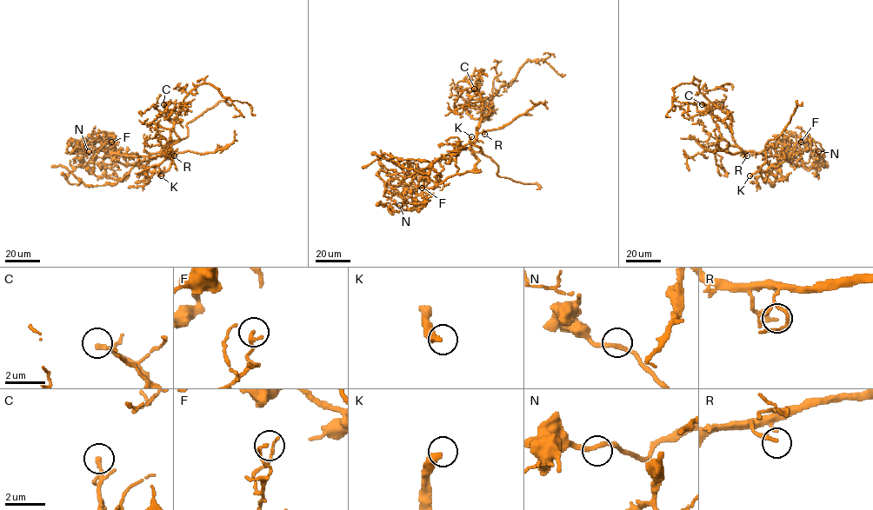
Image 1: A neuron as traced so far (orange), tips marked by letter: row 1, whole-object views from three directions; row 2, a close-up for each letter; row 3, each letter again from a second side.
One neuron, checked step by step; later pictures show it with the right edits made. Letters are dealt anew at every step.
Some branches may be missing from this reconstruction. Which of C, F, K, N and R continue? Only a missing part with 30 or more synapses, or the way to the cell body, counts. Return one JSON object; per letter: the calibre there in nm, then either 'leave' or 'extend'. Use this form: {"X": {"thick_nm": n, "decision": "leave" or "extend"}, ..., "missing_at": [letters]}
{"C": {"thick_nm": 140, "decision": "leave"}, "F": {"thick_nm": 180, "decision": "leave"}, "K": {"thick_nm": 340, "decision": "extend"}, "N": {"thick_nm": 200, "decision": "leave"}, "R": {"thick_nm": 240, "decision": "leave"}, "missing_at": ["K"]}

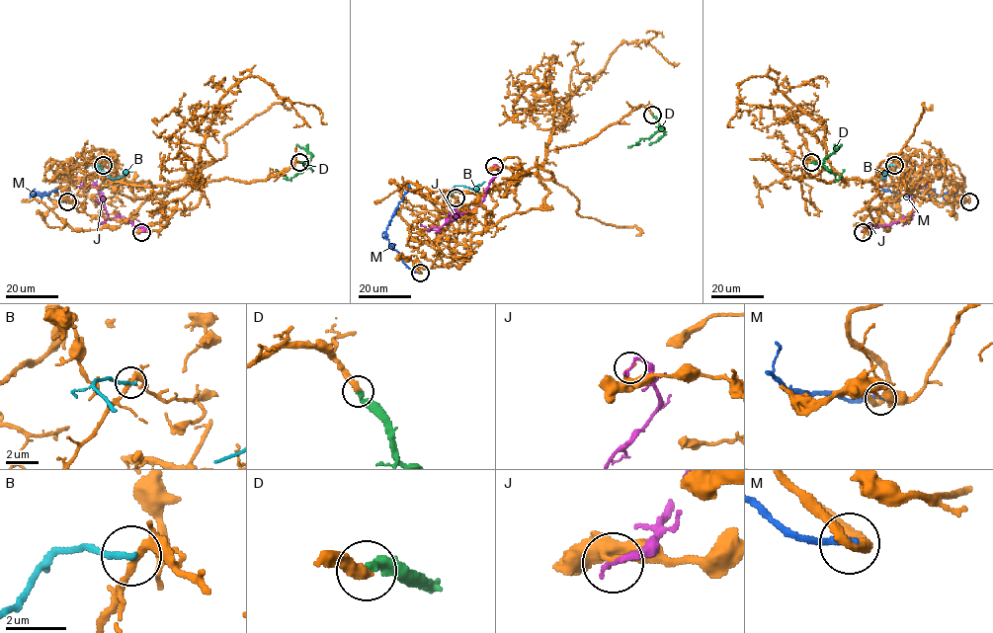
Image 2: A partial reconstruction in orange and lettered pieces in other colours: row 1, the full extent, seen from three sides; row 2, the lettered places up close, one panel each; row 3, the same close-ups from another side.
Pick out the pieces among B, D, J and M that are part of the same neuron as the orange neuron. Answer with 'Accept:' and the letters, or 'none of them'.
Accept: D

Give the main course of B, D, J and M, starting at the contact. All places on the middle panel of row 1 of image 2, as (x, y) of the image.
B: (455, 197), (450, 191), (455, 186), (475, 189), (485, 182)
D: (652, 115), (658, 130), (628, 148)
J: (493, 166), (498, 173), (490, 181), (483, 200), (470, 211), (449, 220), (438, 230), (421, 225)
M: (420, 273), (406, 265), (389, 244), (386, 233), (394, 210), (409, 187), (408, 182)

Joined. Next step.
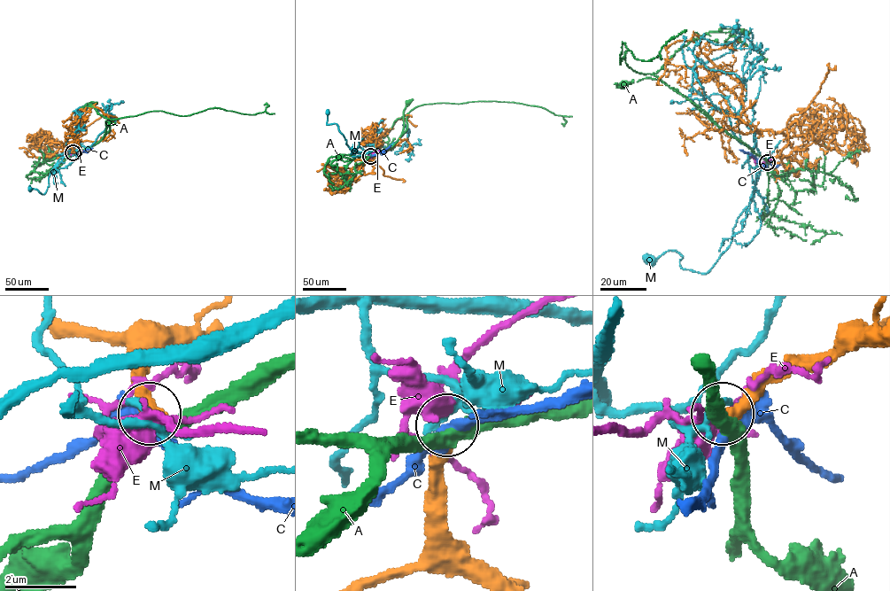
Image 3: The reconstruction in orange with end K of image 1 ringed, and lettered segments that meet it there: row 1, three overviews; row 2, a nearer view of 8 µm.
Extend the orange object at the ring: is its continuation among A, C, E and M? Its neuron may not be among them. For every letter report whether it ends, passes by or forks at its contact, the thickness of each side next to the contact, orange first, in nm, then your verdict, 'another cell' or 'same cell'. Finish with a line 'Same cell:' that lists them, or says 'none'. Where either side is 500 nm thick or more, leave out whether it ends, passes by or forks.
A: it passes by | 420/400 nm | another cell
C: it passes by | 480/380 nm | another cell
E: it passes by | 360/140 nm | another cell
M: it passes by | 400/190 nm | another cell
Same cell: none

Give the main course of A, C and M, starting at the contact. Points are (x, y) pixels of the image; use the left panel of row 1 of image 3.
A: (73, 152), (97, 143), (105, 132), (105, 121), (110, 123)
C: (73, 152), (78, 154), (92, 148)
M: (73, 152), (64, 154), (52, 168), (45, 193), (29, 185), (30, 189)

